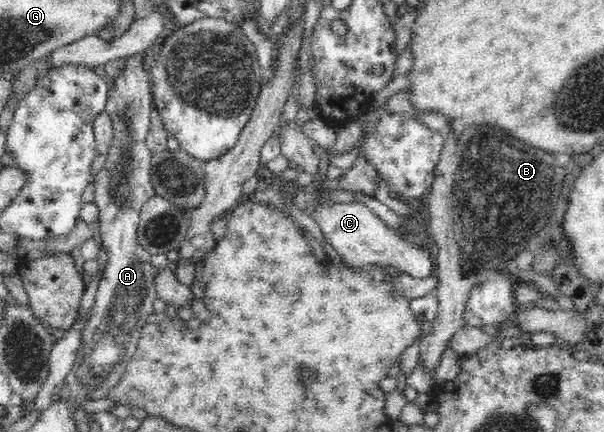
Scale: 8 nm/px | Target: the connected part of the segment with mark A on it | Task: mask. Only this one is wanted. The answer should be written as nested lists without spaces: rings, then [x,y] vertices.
[[[141,54],[125,57],[123,70],[110,83],[109,94],[105,103],[106,113],[114,124],[114,139],[112,147],[108,149],[107,161],[102,171],[95,177],[95,199],[94,204],[98,206],[99,215],[97,222],[100,226],[100,239],[103,249],[108,252],[108,261],[104,267],[104,273],[98,289],[94,304],[91,306],[87,324],[81,335],[81,346],[77,353],[74,365],[69,375],[63,379],[63,394],[72,398],[80,407],[88,400],[105,399],[109,397],[110,389],[114,389],[122,375],[125,367],[130,363],[137,350],[138,340],[142,335],[142,328],[153,313],[154,301],[157,293],[154,287],[154,277],[157,273],[151,265],[150,253],[147,253],[140,245],[137,231],[140,221],[141,209],[152,197],[156,196],[154,184],[152,184],[152,155],[153,152],[146,146],[146,137],[150,132],[151,116],[153,111],[153,95],[151,78],[144,68],[144,59]]]

